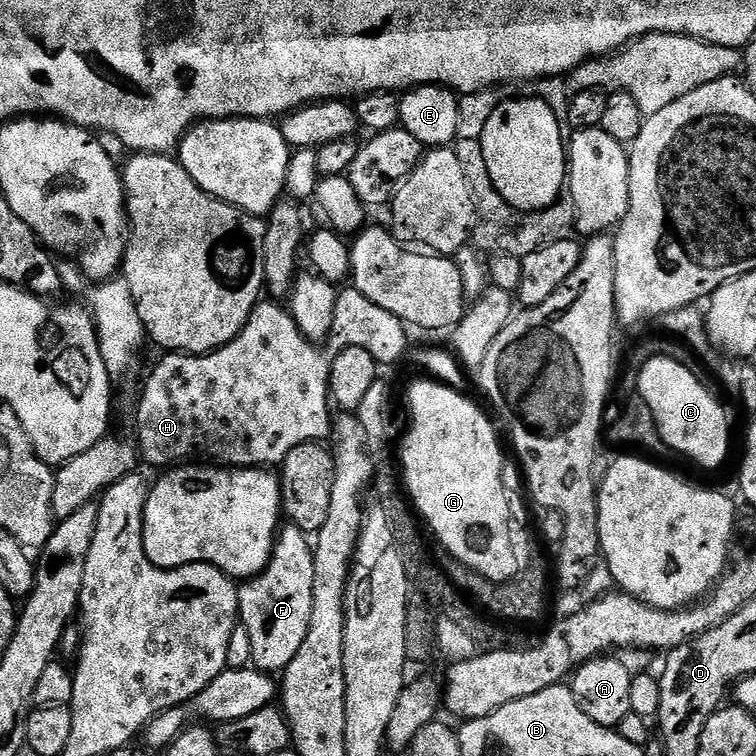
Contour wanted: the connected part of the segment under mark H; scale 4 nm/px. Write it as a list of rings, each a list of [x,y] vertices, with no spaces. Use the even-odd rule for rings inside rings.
[[[265,302],[257,303],[255,310],[250,314],[250,318],[246,322],[246,326],[239,334],[232,339],[229,344],[222,346],[216,352],[207,352],[204,356],[190,356],[187,354],[164,354],[161,355],[161,360],[157,362],[156,365],[152,368],[152,373],[148,376],[148,381],[144,384],[144,393],[140,396],[140,409],[136,412],[136,436],[140,439],[140,444],[138,443],[138,456],[141,461],[144,460],[152,468],[160,468],[159,470],[171,470],[177,466],[204,466],[211,462],[216,466],[223,466],[225,468],[259,468],[261,466],[272,466],[268,464],[273,464],[273,466],[279,466],[284,463],[286,454],[290,454],[290,450],[294,450],[294,446],[302,446],[303,444],[310,444],[313,442],[323,441],[325,438],[324,435],[331,433],[334,428],[333,421],[328,420],[328,404],[330,405],[330,392],[326,387],[328,382],[328,377],[332,375],[332,361],[334,359],[333,353],[330,351],[323,352],[325,349],[323,347],[317,346],[311,343],[303,334],[298,330],[298,326],[294,322],[291,311],[287,307],[279,308],[279,303],[268,302],[272,304],[264,304]]]

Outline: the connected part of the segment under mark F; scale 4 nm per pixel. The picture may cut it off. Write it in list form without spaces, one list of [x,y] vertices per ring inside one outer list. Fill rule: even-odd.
[[[291,526],[279,529],[274,558],[259,576],[249,579],[239,589],[239,623],[249,632],[251,663],[259,671],[280,674],[294,662],[294,654],[306,642],[314,594],[314,548],[309,537]]]

